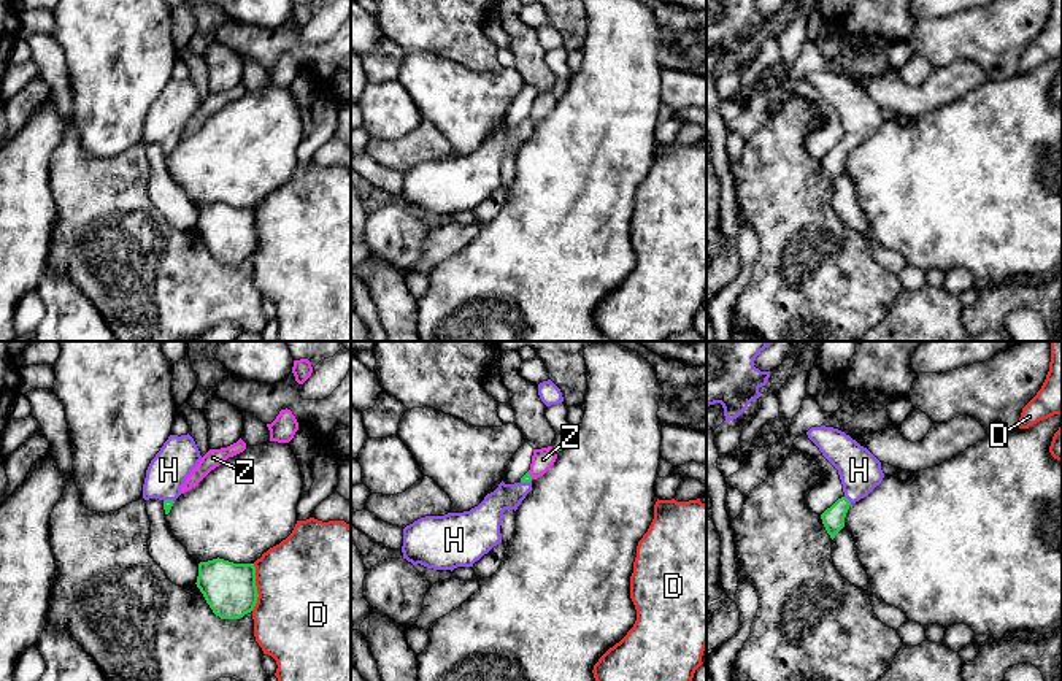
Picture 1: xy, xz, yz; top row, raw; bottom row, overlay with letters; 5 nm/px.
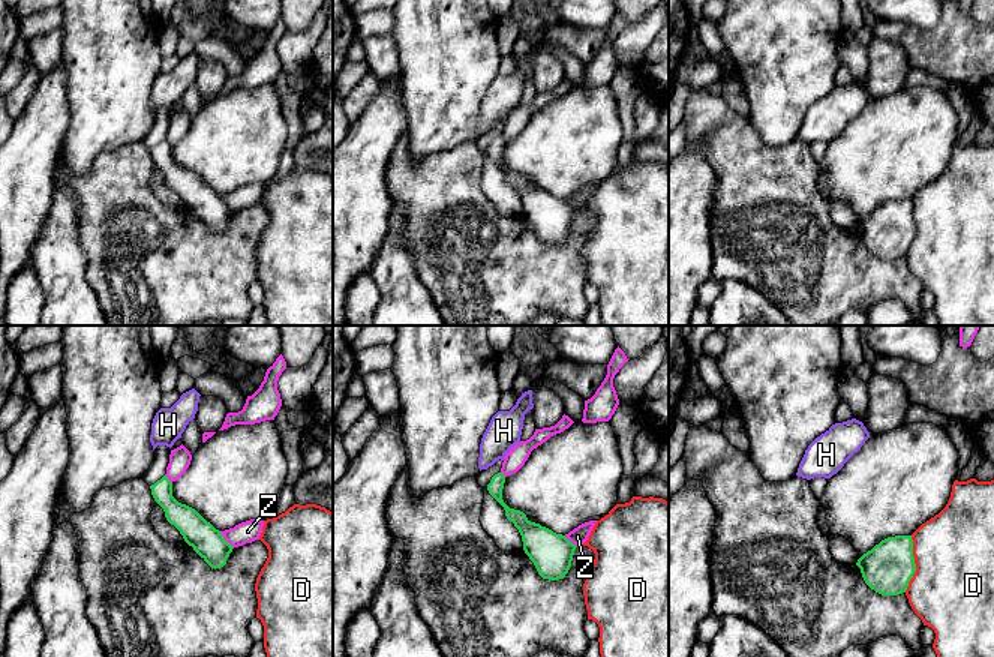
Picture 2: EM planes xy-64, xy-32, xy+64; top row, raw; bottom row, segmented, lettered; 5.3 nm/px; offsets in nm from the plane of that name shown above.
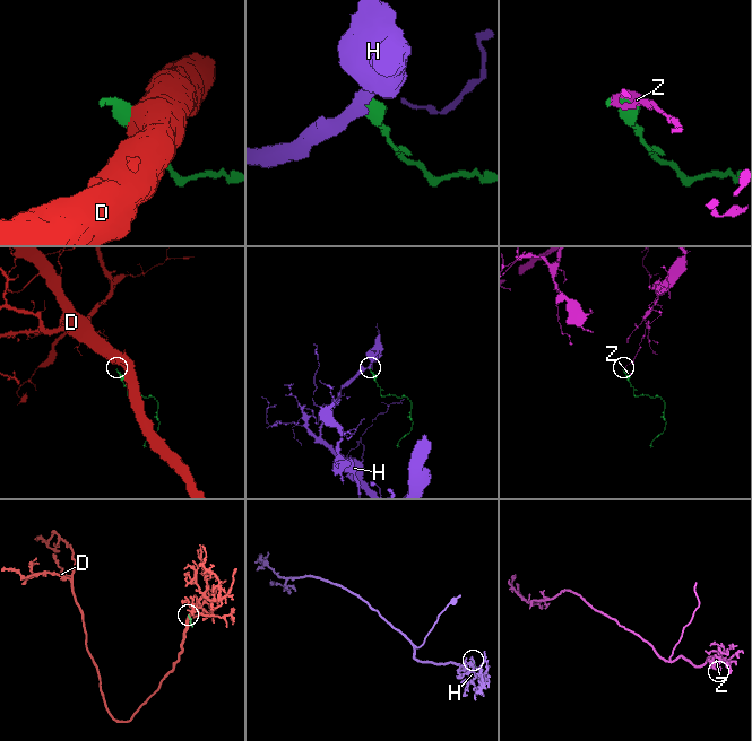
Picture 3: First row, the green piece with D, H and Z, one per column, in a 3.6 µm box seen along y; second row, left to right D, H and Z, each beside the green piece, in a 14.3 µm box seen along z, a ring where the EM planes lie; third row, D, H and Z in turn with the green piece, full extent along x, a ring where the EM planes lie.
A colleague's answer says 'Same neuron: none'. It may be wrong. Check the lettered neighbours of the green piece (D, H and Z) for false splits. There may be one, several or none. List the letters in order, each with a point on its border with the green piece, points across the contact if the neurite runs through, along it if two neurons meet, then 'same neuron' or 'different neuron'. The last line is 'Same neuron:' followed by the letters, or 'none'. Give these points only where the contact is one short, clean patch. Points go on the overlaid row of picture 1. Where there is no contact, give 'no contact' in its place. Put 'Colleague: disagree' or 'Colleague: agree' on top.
Colleague: disagree
D: contact xy (256, 588); border xy (254, 564), (257, 602), (251, 610); different neuron
H: contact yz (846, 499); way yz (832, 518), (846, 499), (854, 491), (859, 470); same neuron
Z: contact xz (529, 475); different neuron
Same neuron: H

